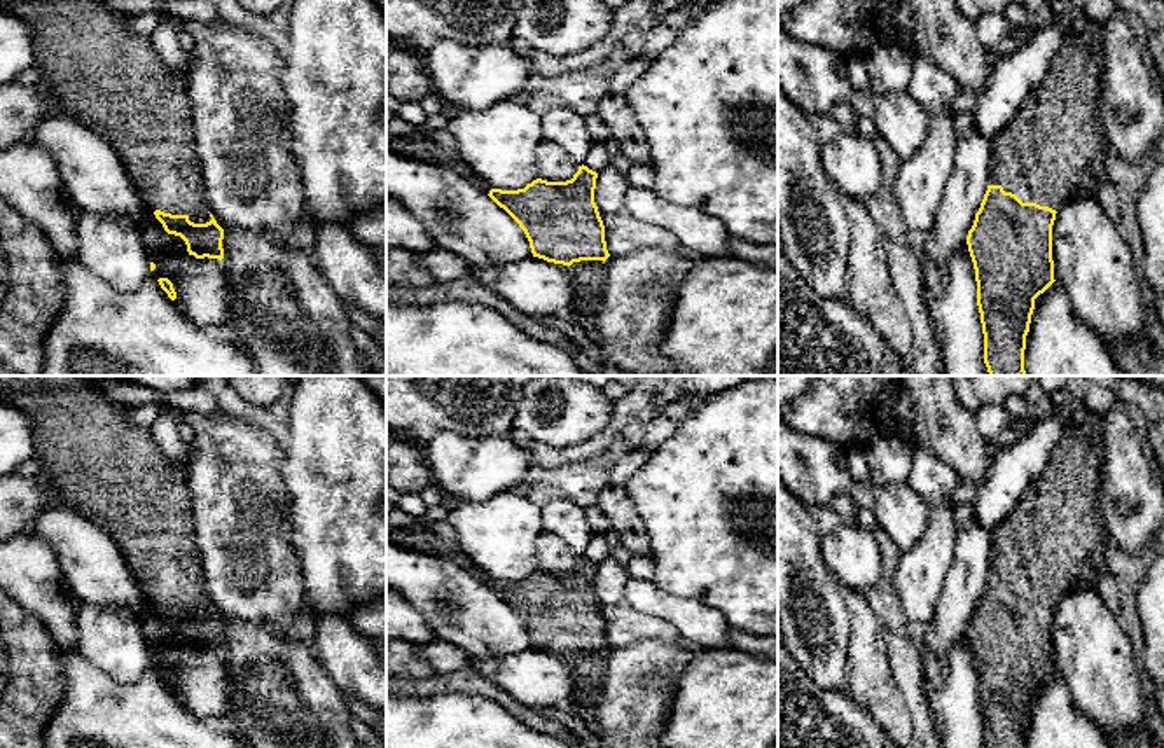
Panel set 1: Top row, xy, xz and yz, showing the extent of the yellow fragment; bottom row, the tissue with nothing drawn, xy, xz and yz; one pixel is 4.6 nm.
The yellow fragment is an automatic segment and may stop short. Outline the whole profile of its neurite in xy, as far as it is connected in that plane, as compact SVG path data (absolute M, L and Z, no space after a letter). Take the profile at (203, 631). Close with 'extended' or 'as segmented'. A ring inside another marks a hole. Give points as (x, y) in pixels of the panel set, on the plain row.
M0 376L0 400L28 416L38 477L54 484L72 510L115 542L143 596L164 622L180 627L189 647L222 652L224 620L213 606L206 615L189 612L189 605L204 603L208 592L194 538L185 467L164 458L150 428L131 425L124 405L108 398L89 376Z; extended

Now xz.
M587 558L566 573L533 571L524 580L491 580L489 589L524 622L533 648L572 657L606 652L605 617L594 594L598 564Z; as segmented

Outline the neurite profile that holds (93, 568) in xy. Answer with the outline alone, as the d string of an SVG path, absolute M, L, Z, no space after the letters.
M58 503L37 516L33 535L56 552L59 571L75 601L128 606L142 626L150 654L156 655L150 666L156 671L168 669L173 675L177 683L173 696L178 703L199 722L227 727L229 683L224 650L196 650L187 643L187 636L180 627L168 626L154 603L143 596L115 542L101 528L72 510L66 503Z

